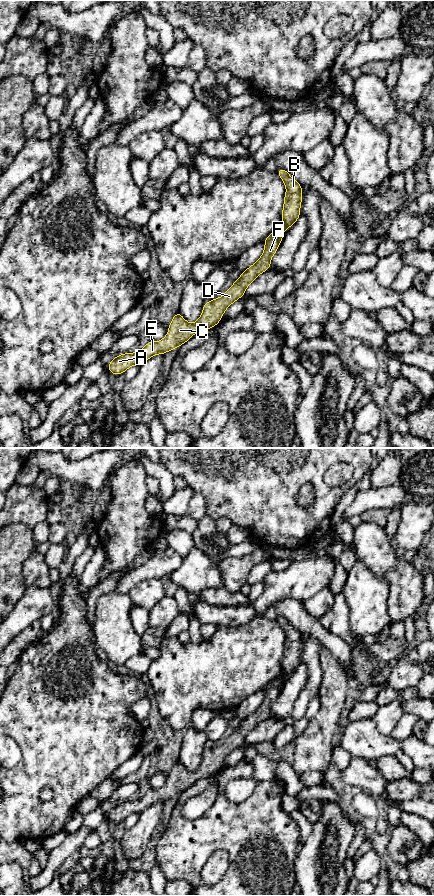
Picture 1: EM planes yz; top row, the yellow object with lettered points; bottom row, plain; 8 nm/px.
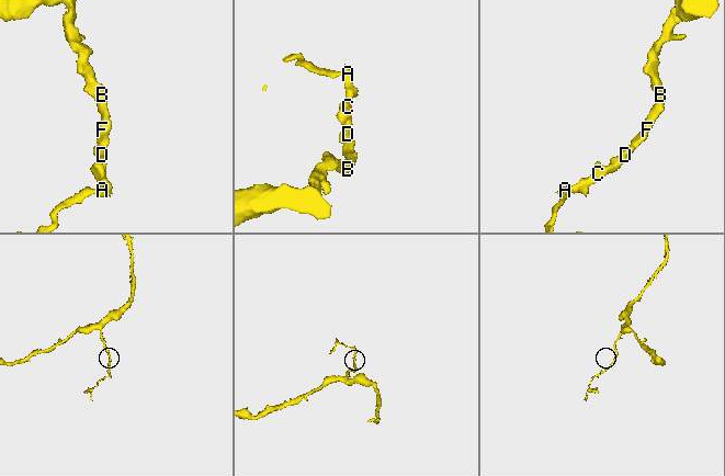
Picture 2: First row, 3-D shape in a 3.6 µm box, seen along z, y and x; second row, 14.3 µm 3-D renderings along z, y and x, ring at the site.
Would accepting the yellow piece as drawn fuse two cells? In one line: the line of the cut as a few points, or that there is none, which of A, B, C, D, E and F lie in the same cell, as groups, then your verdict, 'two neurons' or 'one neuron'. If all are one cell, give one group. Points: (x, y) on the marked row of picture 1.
cut none; groups A B C D E F; one neuron

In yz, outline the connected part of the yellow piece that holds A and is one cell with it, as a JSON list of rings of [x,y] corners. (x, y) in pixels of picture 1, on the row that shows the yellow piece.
[[[279,168],[277,171],[286,186],[284,206],[282,209],[282,225],[269,234],[264,241],[265,248],[262,256],[248,269],[243,271],[236,282],[220,298],[204,303],[202,314],[195,323],[188,323],[177,312],[168,328],[168,334],[160,341],[149,341],[143,349],[136,353],[126,353],[115,356],[108,364],[108,370],[115,376],[124,373],[133,365],[141,366],[145,361],[157,354],[165,354],[187,342],[194,334],[208,330],[217,325],[225,310],[236,300],[240,299],[258,275],[269,270],[271,258],[283,239],[283,232],[291,227],[301,215],[302,186],[289,173]]]

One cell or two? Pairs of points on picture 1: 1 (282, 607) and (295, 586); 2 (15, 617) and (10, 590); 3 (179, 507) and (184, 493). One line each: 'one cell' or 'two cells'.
1: two cells
2: two cells
3: one cell

